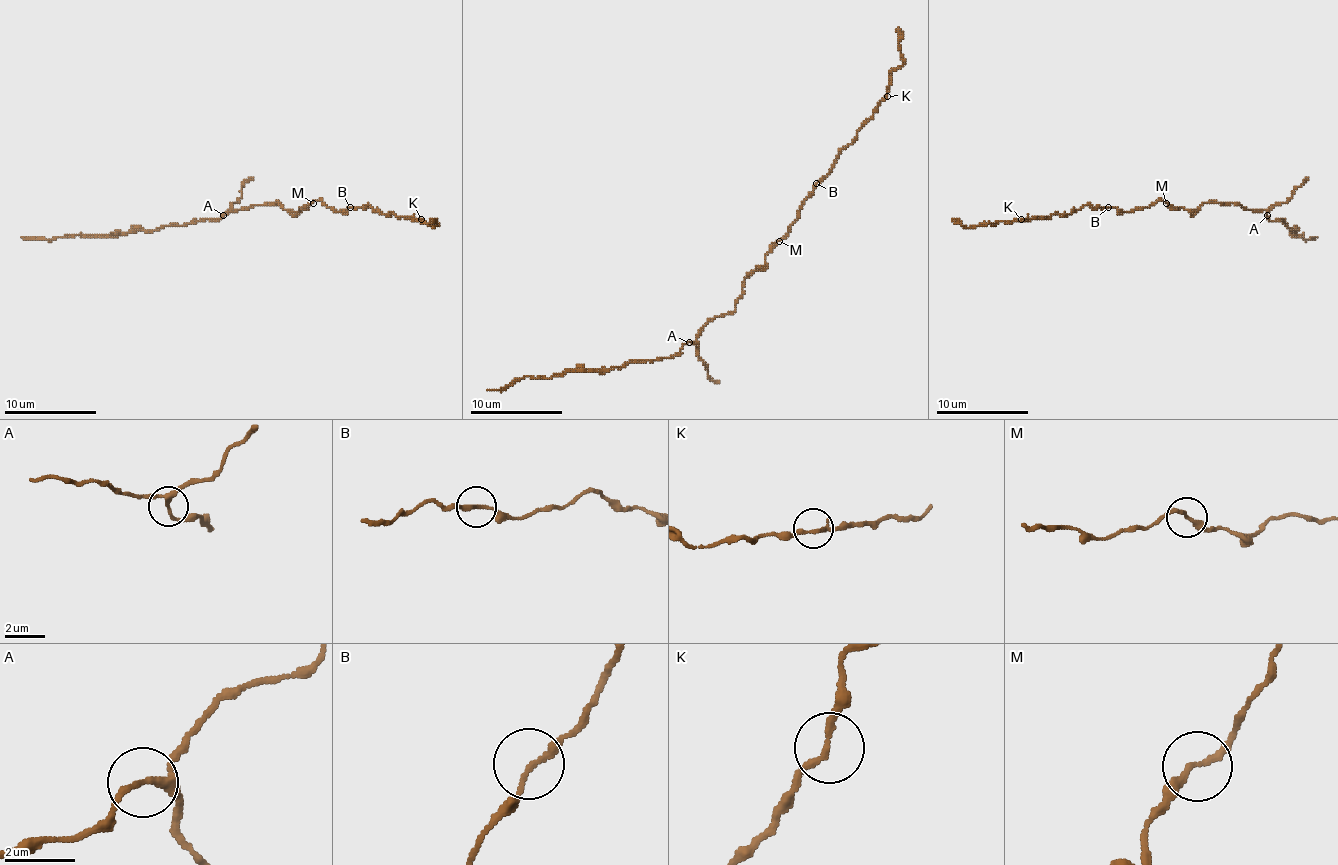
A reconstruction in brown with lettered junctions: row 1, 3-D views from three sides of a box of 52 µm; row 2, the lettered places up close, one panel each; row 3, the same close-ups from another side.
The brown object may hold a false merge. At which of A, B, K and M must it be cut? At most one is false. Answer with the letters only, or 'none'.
A

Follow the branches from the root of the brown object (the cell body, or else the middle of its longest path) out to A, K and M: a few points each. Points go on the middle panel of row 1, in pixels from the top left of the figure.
A: (749, 275), (744, 280), (742, 296), (735, 309), (714, 316), (701, 335), (689, 342)
K: (749, 275), (765, 263), (765, 254), (788, 231), (802, 201), (887, 96)
M: (749, 275), (765, 263), (765, 254), (779, 241)

